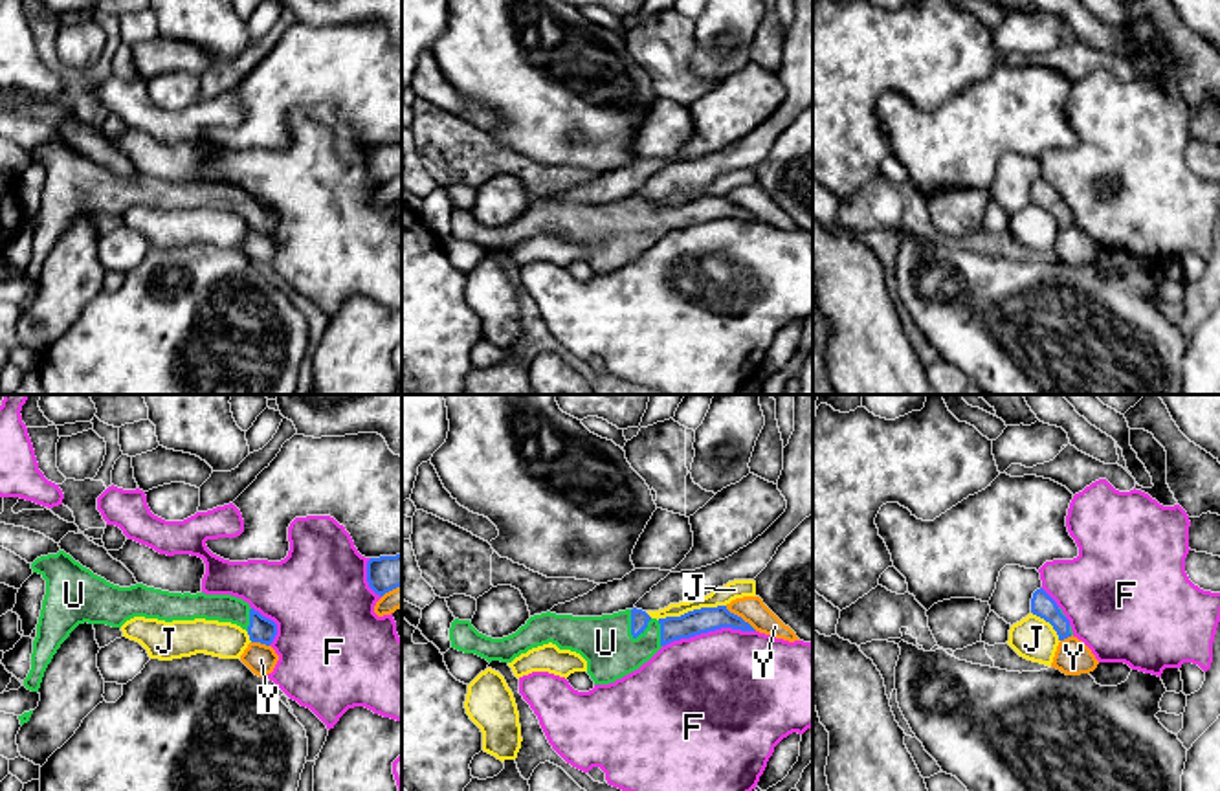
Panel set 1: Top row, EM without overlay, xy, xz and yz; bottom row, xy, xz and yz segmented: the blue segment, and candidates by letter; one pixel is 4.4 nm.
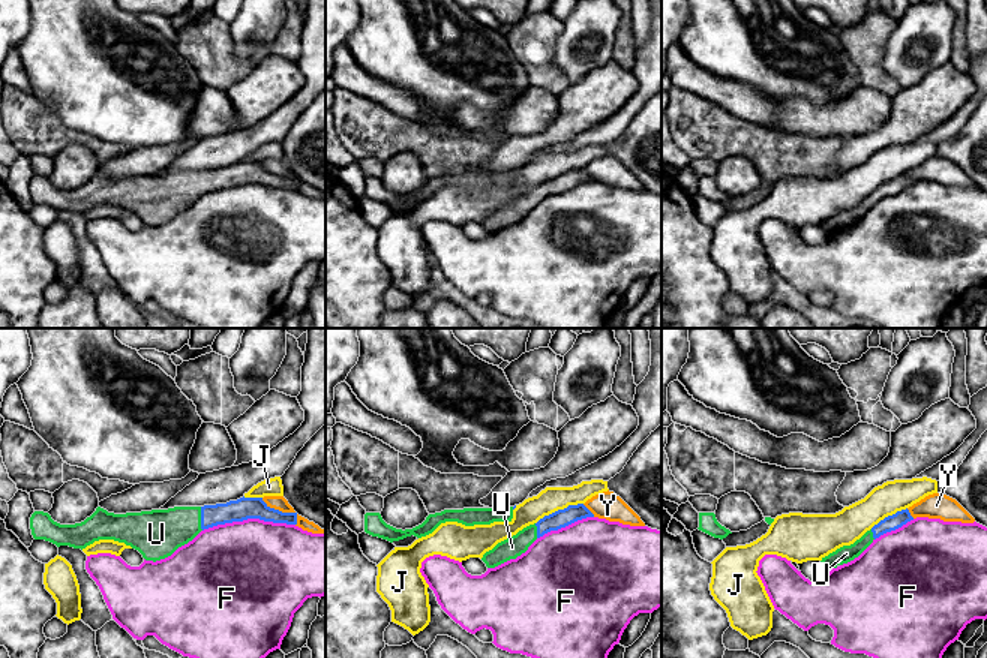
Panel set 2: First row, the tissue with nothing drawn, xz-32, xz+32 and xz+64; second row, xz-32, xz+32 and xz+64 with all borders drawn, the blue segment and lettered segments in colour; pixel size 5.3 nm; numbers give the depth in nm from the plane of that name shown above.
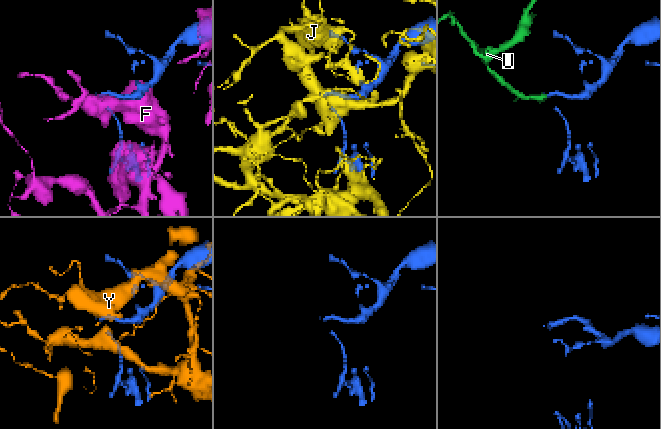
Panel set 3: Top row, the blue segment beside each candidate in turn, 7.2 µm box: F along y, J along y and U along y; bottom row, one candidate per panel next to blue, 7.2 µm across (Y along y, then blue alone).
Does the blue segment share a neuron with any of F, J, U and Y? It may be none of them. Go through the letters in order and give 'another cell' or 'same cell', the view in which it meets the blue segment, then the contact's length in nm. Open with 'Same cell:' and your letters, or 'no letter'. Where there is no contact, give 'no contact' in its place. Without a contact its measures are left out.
Same cell: U
F: another cell; contact in xz; length 420 nm
J: another cell; contact in xz; length 320 nm
U: same cell; contact in xz; length 140 nm
Y: another cell; contact in xz; length 180 nm

